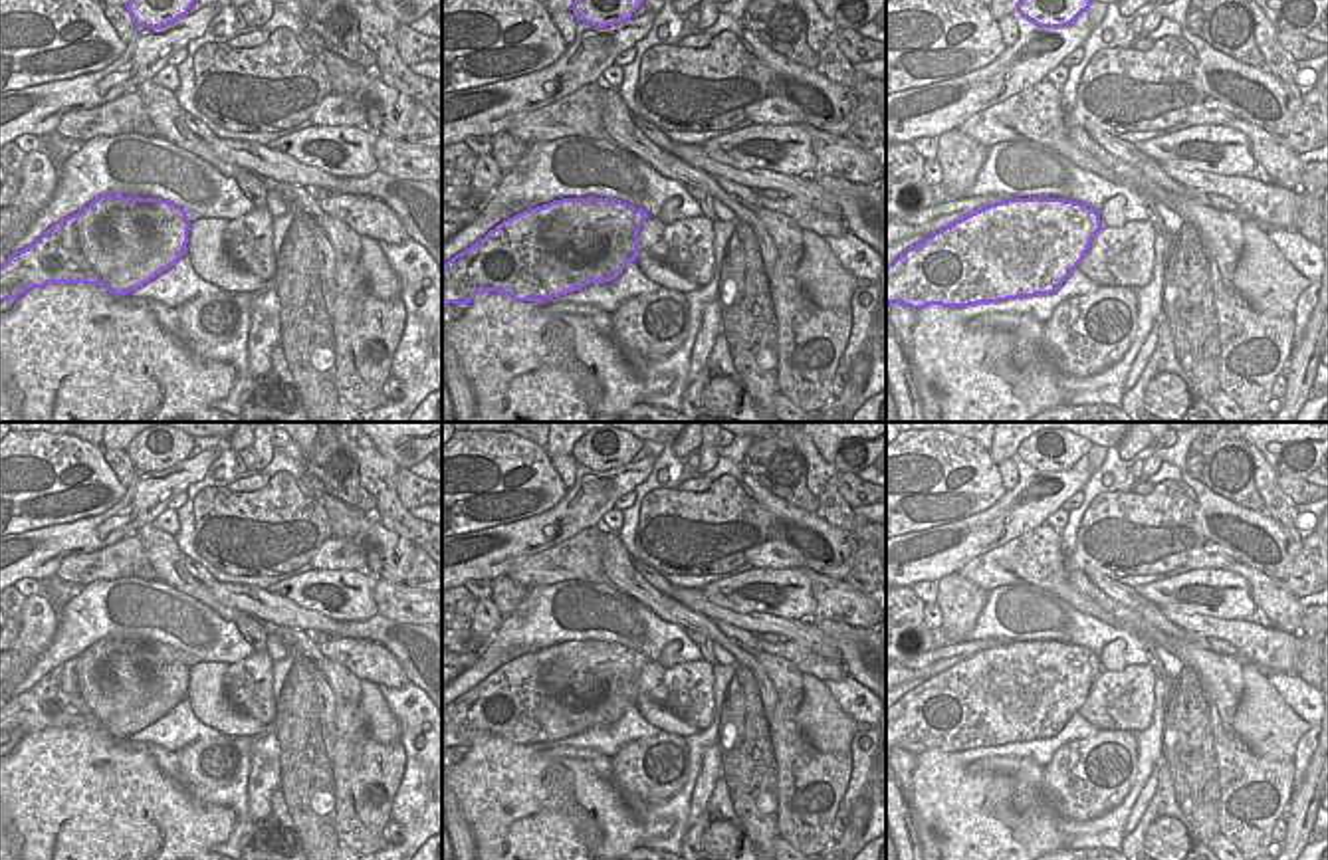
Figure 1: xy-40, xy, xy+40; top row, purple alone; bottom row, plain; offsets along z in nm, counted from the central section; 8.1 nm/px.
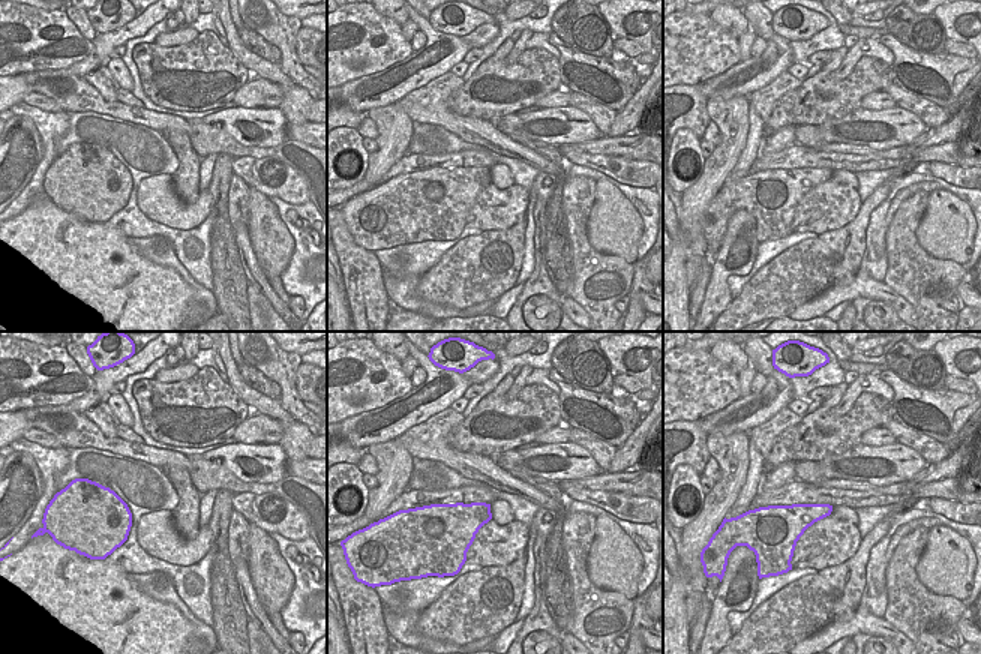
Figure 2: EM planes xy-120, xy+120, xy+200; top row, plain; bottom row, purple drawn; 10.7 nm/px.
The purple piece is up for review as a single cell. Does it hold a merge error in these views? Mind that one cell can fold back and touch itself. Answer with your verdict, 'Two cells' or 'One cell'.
Two cells.

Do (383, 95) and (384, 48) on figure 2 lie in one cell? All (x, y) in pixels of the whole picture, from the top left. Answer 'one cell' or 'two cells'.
two cells

